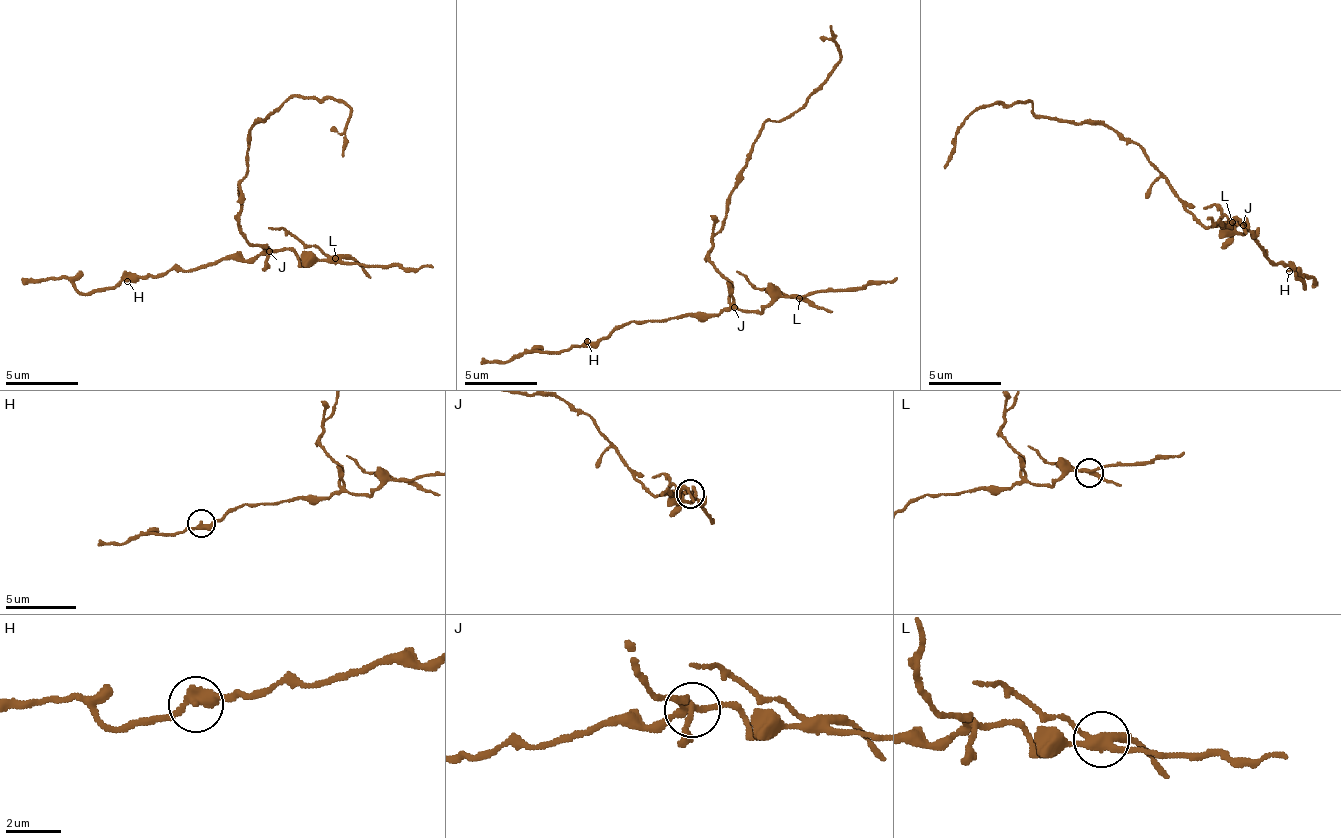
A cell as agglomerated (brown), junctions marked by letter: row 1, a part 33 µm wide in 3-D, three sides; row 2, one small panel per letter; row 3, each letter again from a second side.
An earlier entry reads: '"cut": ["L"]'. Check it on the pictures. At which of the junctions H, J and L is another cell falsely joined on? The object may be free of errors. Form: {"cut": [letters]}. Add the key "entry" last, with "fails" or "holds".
{"cut": ["L"], "entry": "holds"}

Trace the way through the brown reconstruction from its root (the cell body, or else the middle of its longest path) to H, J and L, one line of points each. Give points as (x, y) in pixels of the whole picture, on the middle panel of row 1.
H: (710, 245), (709, 262), (730, 282), (730, 300), (723, 307), (715, 313), (631, 320), (605, 338), (587, 341)
J: (710, 245), (709, 262), (730, 282), (730, 304), (734, 307)
L: (710, 245), (709, 262), (730, 282), (730, 300), (741, 311), (762, 313), (780, 297), (798, 298)

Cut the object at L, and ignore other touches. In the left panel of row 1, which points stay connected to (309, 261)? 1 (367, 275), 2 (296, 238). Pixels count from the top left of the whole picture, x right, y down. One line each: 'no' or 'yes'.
1: no
2: no

